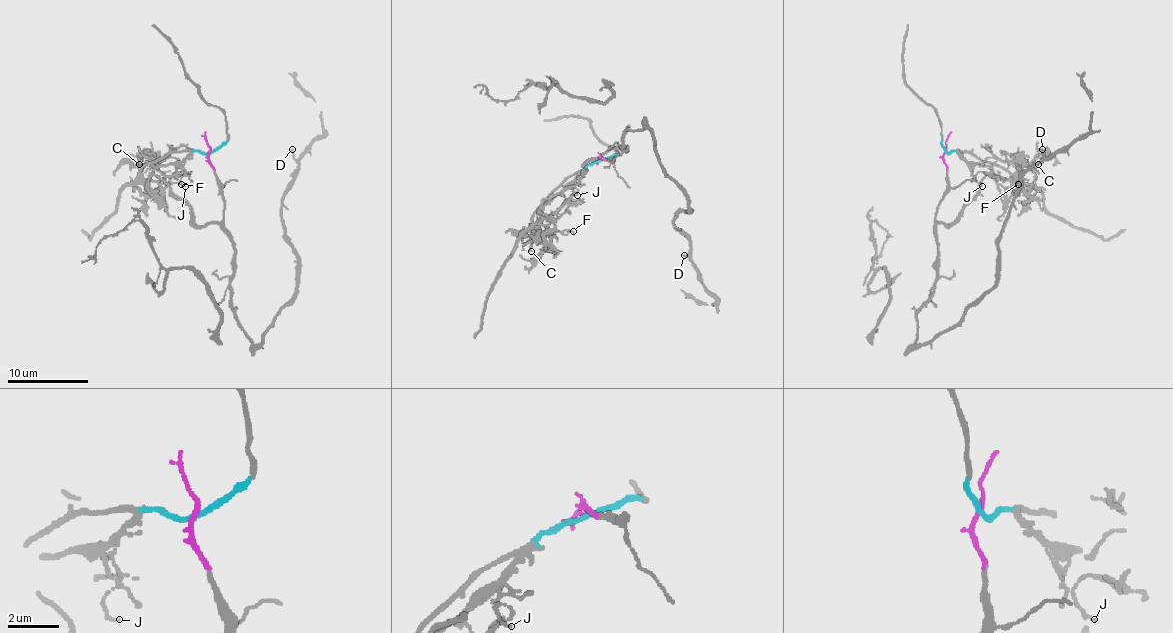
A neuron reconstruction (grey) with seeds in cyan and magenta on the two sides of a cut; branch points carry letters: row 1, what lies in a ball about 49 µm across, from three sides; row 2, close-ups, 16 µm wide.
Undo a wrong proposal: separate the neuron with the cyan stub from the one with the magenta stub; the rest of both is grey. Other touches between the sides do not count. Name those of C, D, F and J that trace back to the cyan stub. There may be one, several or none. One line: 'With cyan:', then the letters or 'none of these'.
With cyan: C, F, J

